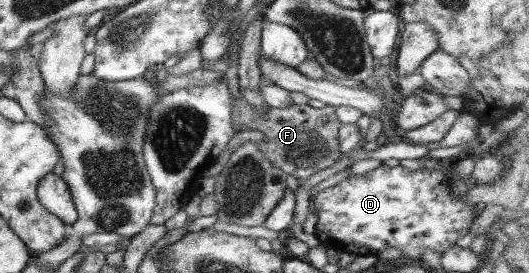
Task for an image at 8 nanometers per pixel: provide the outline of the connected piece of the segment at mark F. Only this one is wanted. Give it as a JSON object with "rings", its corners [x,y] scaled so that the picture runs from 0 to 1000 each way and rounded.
{"rings":[[[450,355],[440,363],[439,377],[439,454],[444,484],[463,476],[495,484],[503,509],[488,516],[486,535],[503,568],[503,582],[544,641],[575,663],[586,641],[643,586],[647,553],[639,495],[648,454],[639,440],[633,403],[635,396],[624,385],[611,399],[594,399],[586,385],[556,381],[529,399],[507,388],[491,418],[461,355]]]}

